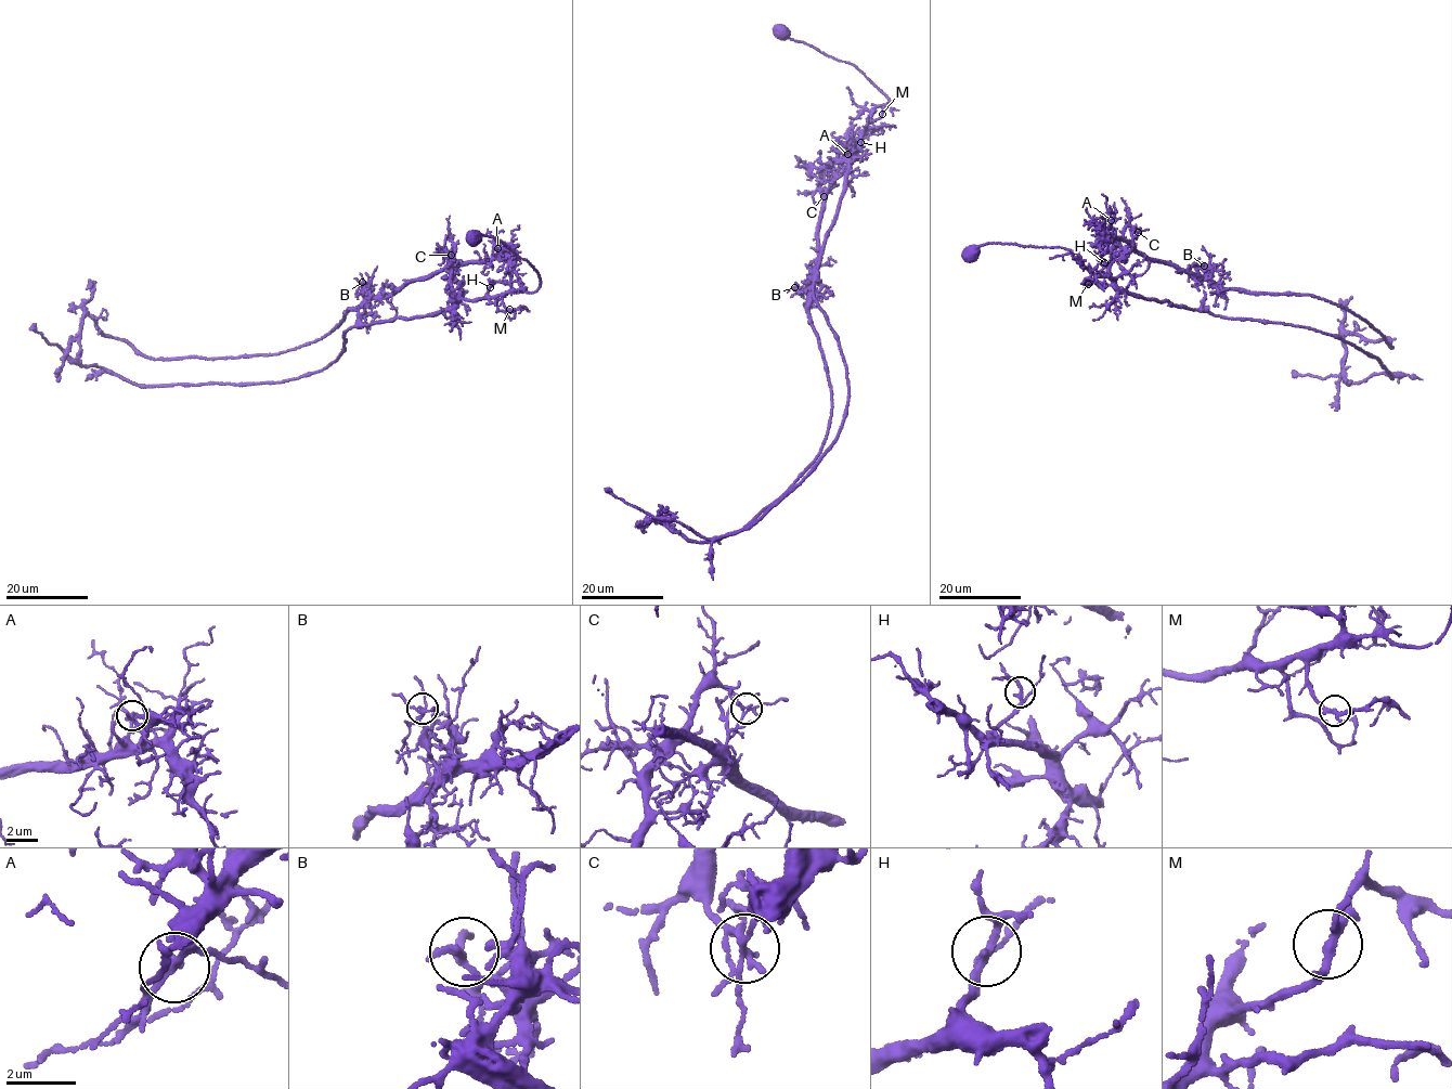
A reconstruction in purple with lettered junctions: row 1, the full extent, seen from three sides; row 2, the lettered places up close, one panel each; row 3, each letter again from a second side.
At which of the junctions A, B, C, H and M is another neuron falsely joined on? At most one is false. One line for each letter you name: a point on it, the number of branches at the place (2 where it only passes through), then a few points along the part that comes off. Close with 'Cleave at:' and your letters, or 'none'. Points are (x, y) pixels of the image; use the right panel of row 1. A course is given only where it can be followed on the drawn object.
C: Place: (1138, 232). Branches: 4. Course of the part to remove: (1137, 232), (1137, 251), (1151, 258), (1227, 288), (1334, 302), (1391, 348), (1388, 338), (1346, 334), (1335, 411)
Cleave at: C

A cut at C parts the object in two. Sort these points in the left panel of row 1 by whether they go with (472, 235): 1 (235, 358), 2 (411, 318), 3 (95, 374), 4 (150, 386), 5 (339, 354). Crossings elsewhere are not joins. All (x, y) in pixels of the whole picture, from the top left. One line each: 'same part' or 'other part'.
1: other part
2: same part
3: same part
4: same part
5: same part

